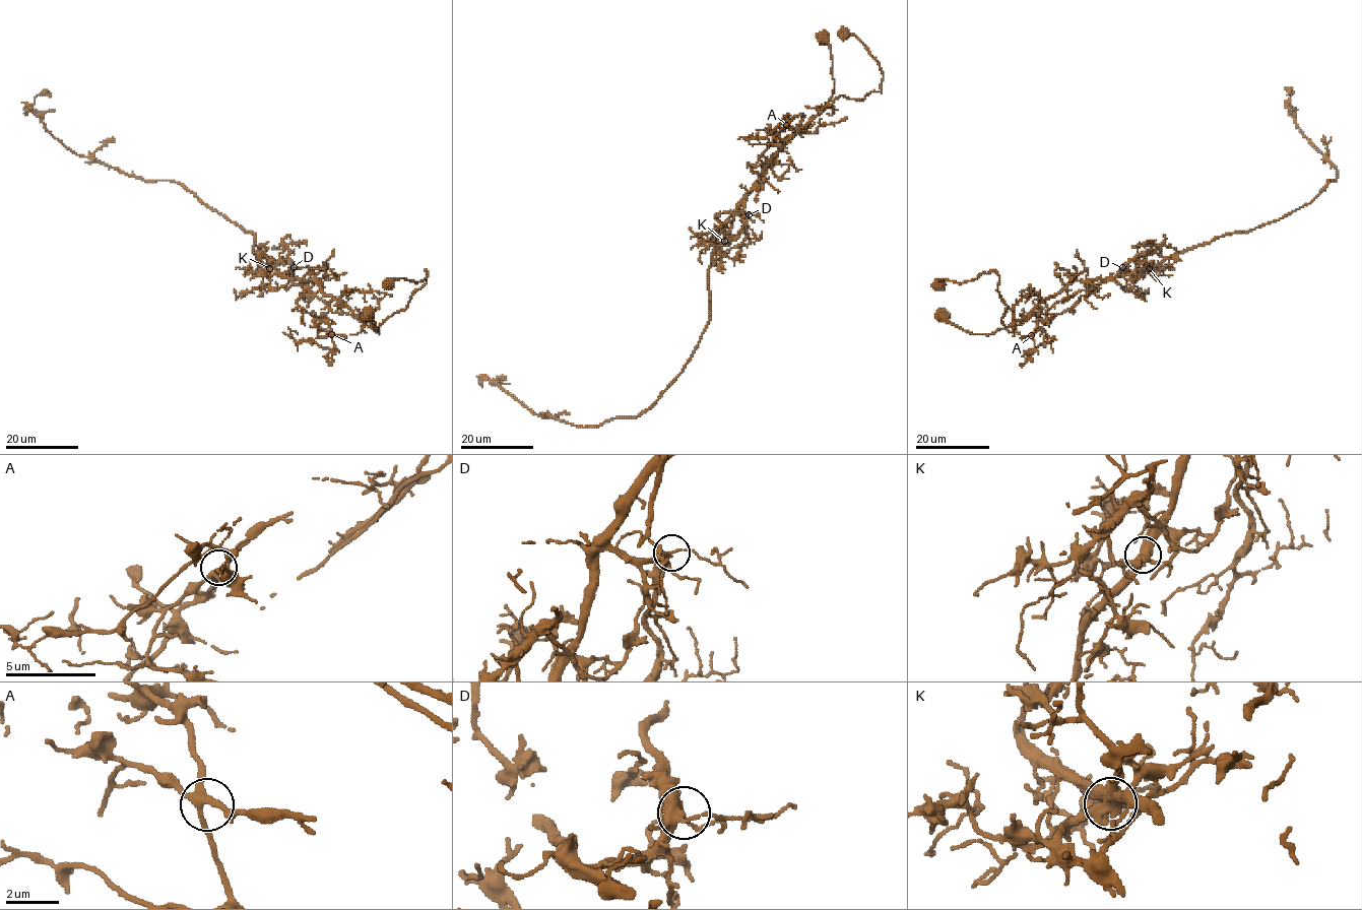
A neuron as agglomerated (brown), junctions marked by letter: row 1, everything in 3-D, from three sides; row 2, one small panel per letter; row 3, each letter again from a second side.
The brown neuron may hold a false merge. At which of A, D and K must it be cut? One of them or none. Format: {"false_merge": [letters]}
{"false_merge": ["K"]}

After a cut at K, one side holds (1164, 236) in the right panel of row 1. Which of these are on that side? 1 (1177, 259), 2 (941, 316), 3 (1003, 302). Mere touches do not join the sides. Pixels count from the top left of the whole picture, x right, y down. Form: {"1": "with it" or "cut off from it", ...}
{"1": "cut off from it", "2": "with it", "3": "cut off from it"}

